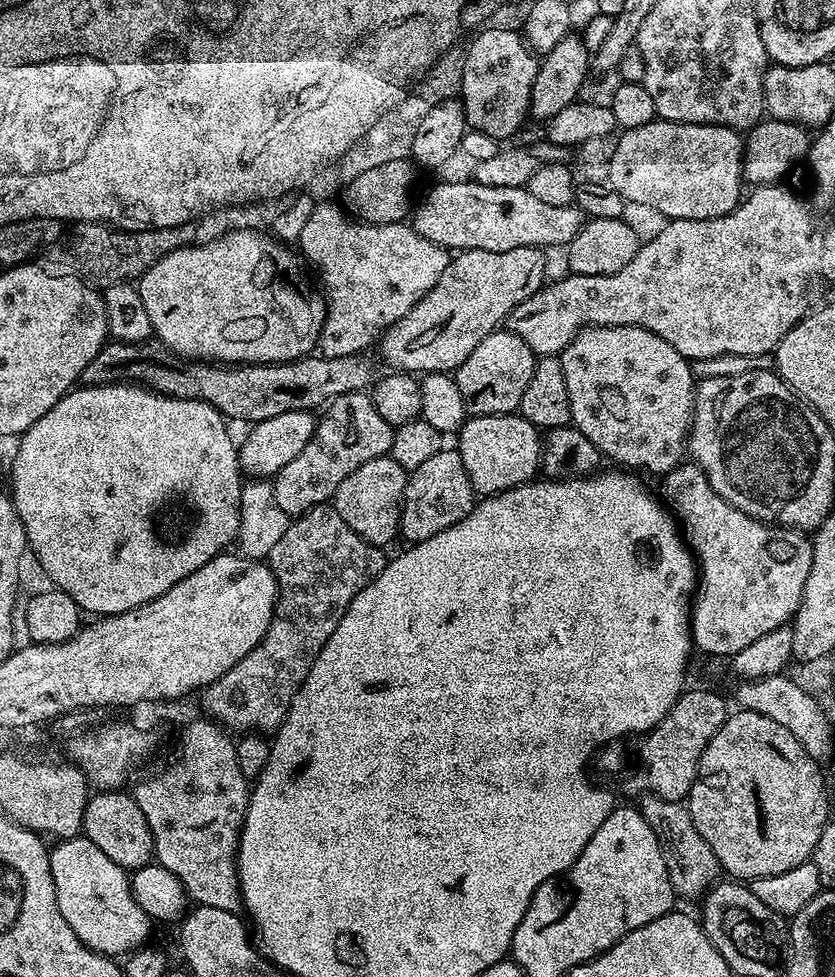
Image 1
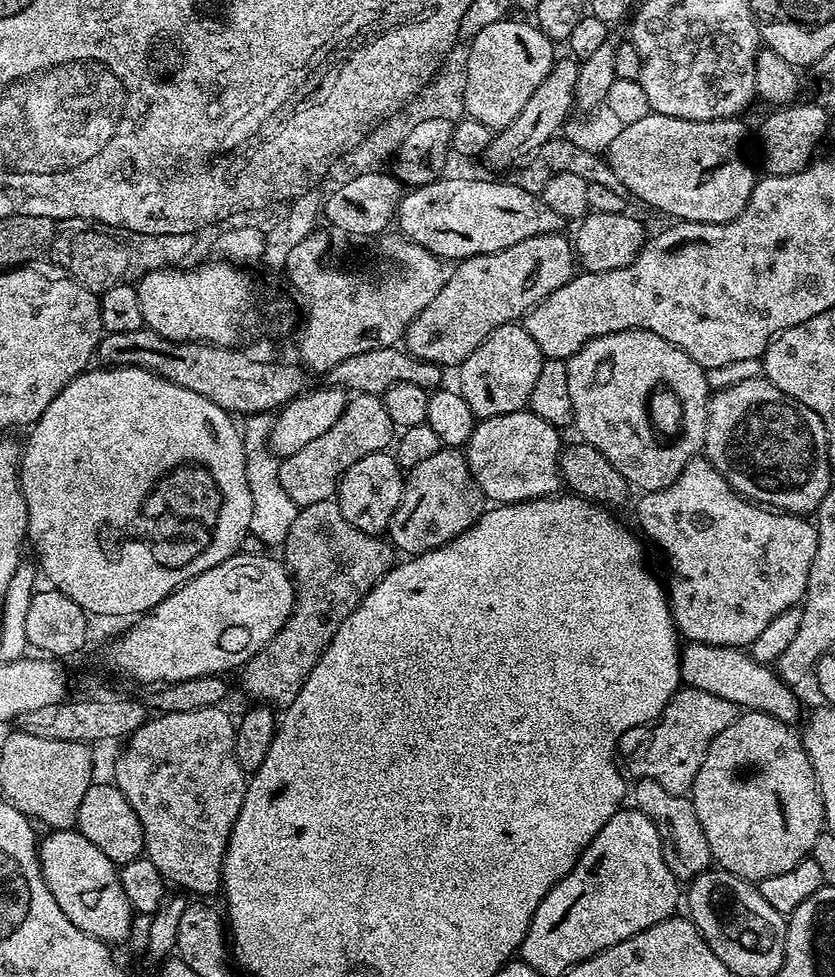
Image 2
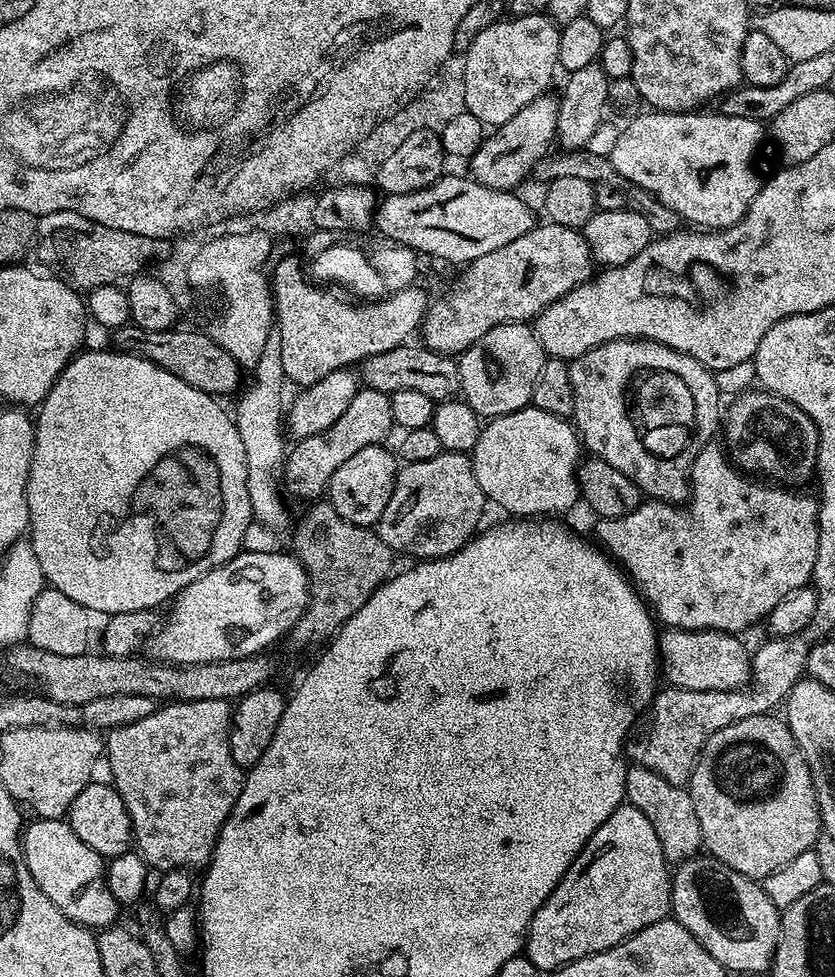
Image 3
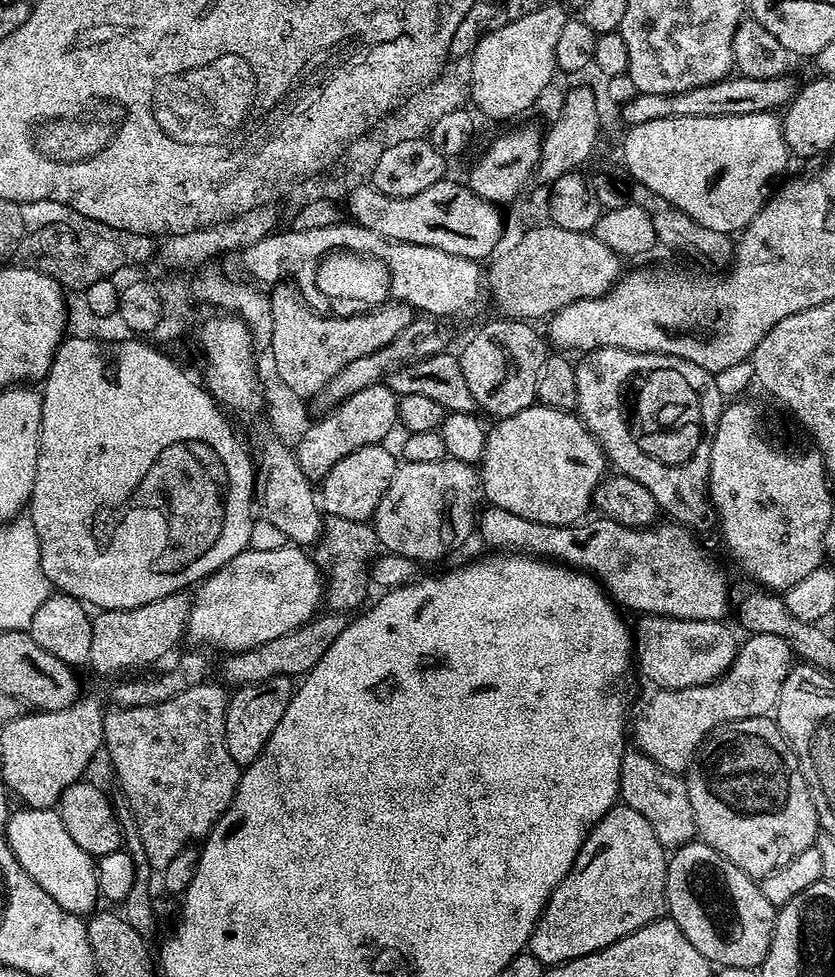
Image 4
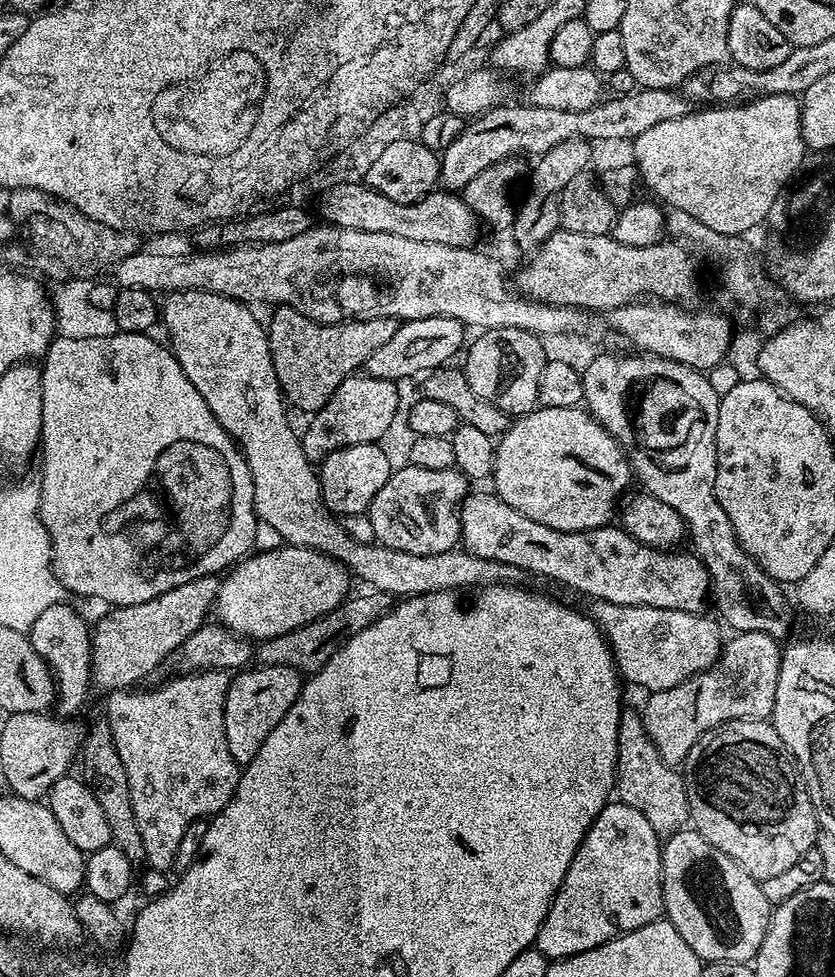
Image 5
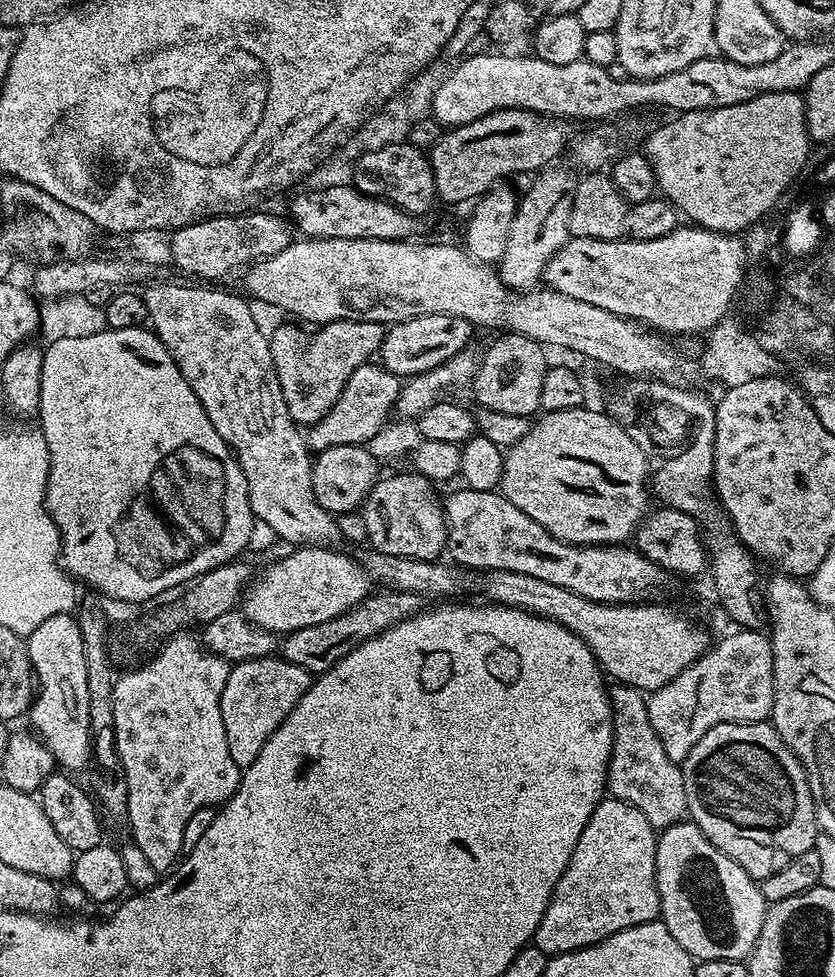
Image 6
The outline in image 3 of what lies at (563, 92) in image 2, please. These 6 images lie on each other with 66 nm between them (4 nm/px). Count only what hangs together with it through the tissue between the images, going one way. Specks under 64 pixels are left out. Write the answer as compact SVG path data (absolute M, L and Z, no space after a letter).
M545 94L534 98L530 106L518 110L510 122L499 125L496 132L485 138L478 150L470 159L472 172L471 179L482 186L511 192L519 189L519 184L527 176L531 177L536 170L536 163L542 157L549 155L551 144L556 140L556 127L558 126L558 108L560 101L555 95Z

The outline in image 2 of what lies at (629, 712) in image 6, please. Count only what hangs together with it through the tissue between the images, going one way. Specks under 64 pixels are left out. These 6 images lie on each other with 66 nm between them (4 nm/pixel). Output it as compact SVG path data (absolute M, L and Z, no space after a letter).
M640 778L635 782L637 784L630 788L631 803L637 812L646 814L646 818L654 822L654 830L658 830L658 838L662 842L662 858L666 858L666 866L670 866L677 881L691 882L698 874L713 867L710 842L706 842L706 834L702 834L702 822L698 822L691 799L679 792L666 790L666 786L657 780Z

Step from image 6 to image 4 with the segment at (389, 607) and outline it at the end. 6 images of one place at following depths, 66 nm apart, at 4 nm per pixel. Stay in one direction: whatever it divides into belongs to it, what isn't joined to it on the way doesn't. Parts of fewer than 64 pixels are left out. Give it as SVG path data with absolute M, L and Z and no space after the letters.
M331 610L325 613L325 616L317 615L301 628L290 630L290 634L282 634L282 638L270 638L270 642L262 642L262 646L254 646L245 652L225 655L224 661L221 664L219 661L218 664L218 672L220 668L221 676L219 679L225 685L232 684L231 687L237 689L244 688L247 684L266 682L266 678L275 676L303 677L305 672L309 672L315 666L318 658L322 658L322 654L330 650L334 638L338 638L338 634L342 634L342 630L348 624L349 617L345 613Z

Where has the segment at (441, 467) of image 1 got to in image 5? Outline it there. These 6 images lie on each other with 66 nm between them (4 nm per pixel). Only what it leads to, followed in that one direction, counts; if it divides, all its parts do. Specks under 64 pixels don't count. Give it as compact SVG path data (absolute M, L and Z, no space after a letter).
M408 464L404 468L397 467L392 476L374 494L374 502L366 515L374 526L374 537L379 543L394 550L406 550L406 554L442 554L446 550L460 544L460 505L470 492L468 477L457 472L455 468L446 470L422 470L418 466Z

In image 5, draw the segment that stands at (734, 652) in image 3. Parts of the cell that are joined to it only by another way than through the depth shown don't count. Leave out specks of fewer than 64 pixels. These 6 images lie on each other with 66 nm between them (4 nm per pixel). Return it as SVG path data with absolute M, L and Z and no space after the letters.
M597 600L591 605L590 615L608 641L612 649L612 659L616 661L616 670L625 681L648 688L649 693L665 692L678 686L691 676L704 672L720 657L722 639L716 629L717 621L708 614L687 612L686 610L662 610L654 606L626 606L605 600Z

